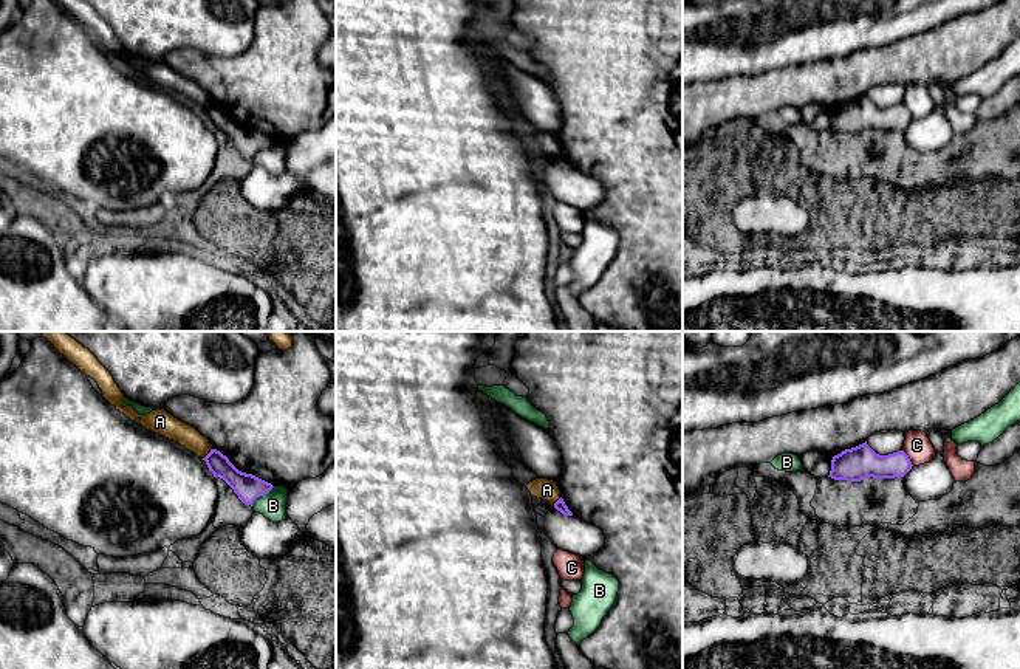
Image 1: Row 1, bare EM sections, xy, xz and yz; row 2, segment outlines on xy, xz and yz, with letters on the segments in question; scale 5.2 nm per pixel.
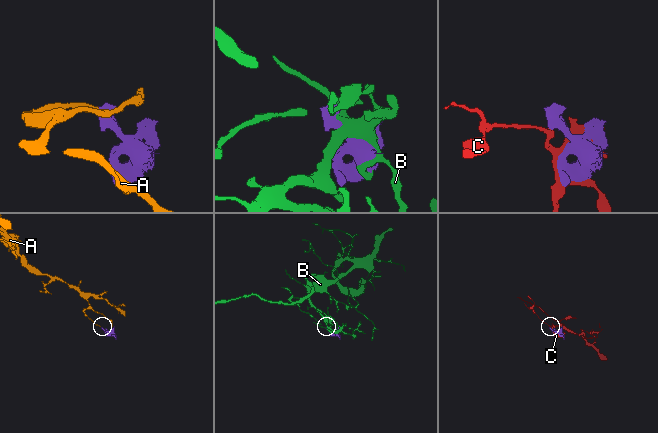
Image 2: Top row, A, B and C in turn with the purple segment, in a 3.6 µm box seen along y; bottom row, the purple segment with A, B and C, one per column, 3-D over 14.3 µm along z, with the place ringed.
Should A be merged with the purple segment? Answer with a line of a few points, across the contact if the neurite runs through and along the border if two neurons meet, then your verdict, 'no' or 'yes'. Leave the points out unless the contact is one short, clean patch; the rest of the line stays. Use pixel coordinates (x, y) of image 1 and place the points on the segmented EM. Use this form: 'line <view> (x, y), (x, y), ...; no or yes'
line xy (211, 448), (203, 459); no

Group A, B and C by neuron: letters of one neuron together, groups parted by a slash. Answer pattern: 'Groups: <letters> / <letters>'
Groups: A / B / C

